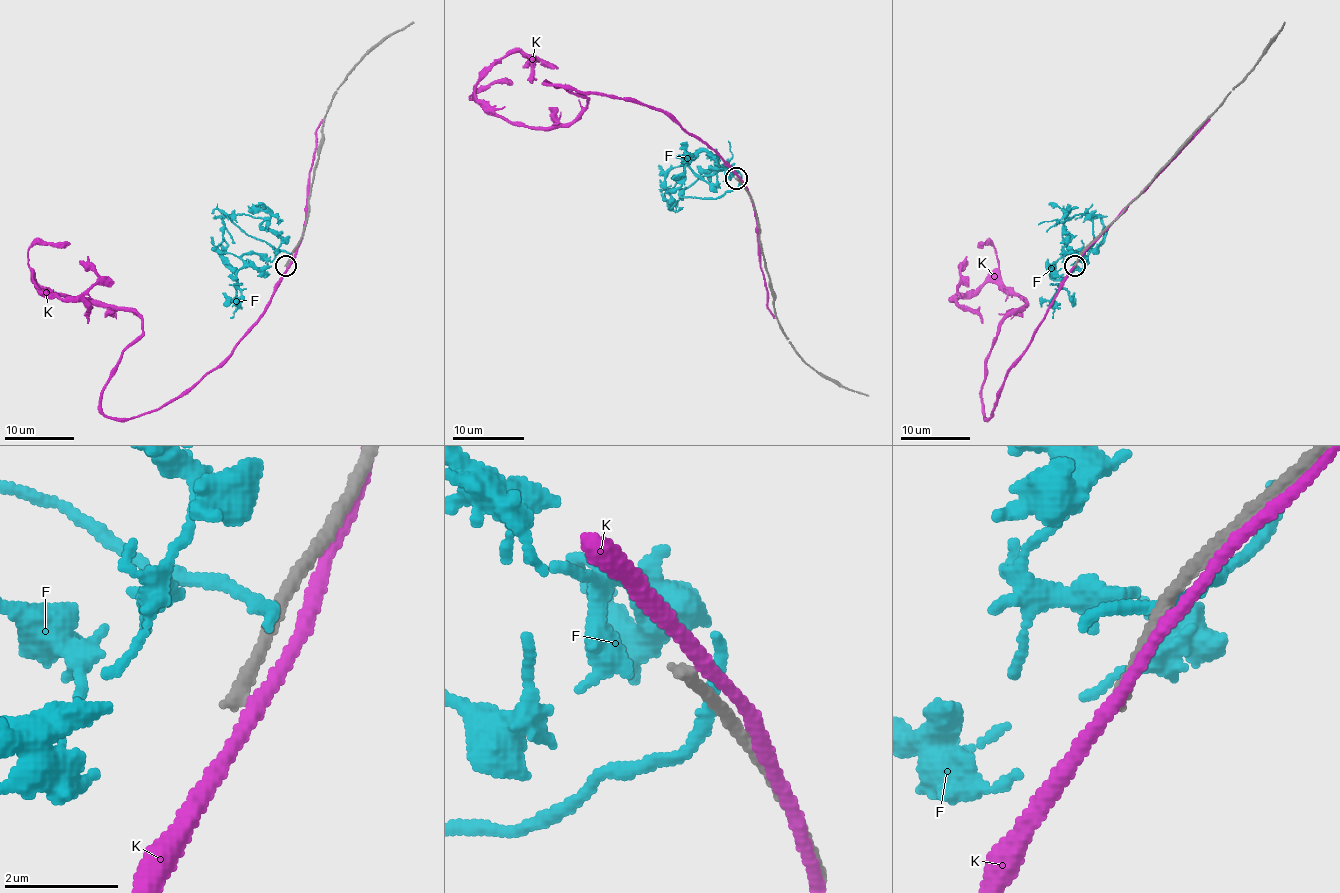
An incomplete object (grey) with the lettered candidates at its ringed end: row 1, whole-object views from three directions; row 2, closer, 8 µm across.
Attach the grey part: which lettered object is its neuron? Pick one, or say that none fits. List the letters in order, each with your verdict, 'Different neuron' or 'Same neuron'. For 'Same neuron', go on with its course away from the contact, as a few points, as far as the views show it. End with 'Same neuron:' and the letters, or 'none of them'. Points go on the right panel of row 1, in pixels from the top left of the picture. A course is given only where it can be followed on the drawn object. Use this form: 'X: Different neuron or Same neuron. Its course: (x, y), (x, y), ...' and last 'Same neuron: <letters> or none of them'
F: Different neuron
K: Different neuron
Same neuron: none of them

